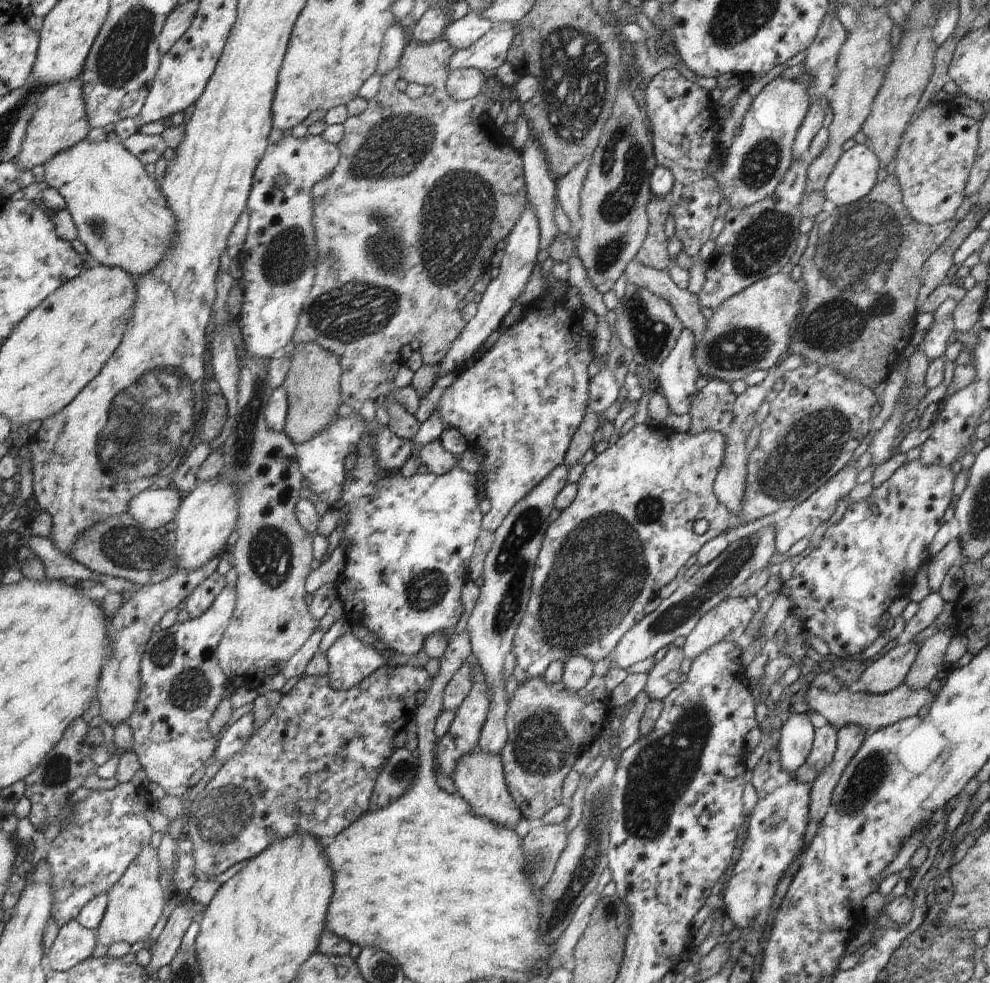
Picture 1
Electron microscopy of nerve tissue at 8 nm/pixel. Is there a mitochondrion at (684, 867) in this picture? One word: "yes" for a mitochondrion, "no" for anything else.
no

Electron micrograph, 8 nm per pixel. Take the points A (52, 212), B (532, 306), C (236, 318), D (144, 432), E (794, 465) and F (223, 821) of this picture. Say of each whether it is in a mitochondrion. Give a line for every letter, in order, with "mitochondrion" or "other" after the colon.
A: other
B: other
C: other
D: mitochondrion
E: mitochondrion
F: mitochondrion

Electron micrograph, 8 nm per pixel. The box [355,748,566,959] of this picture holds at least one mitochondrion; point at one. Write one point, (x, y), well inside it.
(403, 774)

